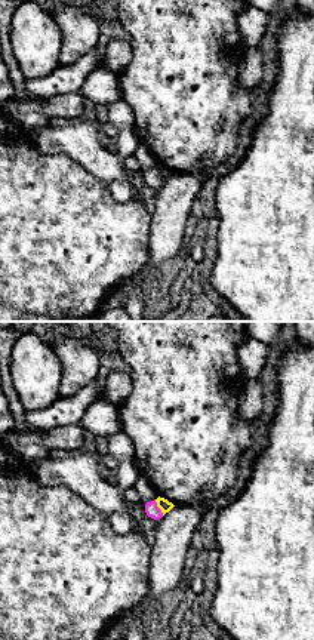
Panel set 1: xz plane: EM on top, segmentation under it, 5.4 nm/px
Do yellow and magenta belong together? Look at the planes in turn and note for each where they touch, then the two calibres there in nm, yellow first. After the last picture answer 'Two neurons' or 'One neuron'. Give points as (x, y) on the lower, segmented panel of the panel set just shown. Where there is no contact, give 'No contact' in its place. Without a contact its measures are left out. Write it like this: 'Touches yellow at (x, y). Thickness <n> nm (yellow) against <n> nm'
Touches yellow at (157, 505). Thickness 70 nm (yellow) against 70 nm

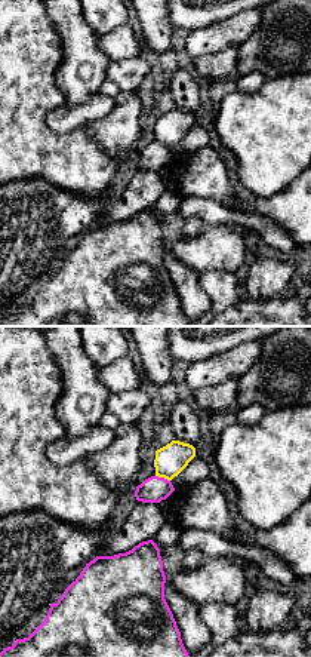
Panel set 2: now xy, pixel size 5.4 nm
Touches yellow at (163, 476). Thickness 170 nm (yellow) against 140 nm

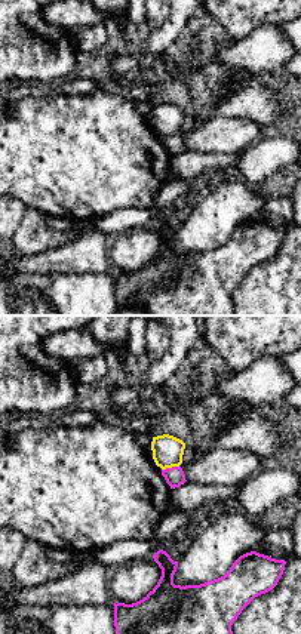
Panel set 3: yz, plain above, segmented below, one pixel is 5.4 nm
Touches yellow at (169, 467). Thickness 170 nm (yellow) against 100 nm

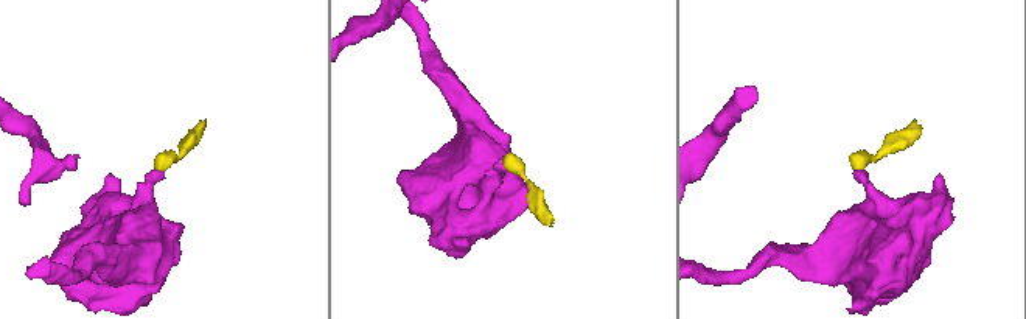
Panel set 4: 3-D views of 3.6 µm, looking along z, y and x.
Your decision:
Two neurons

